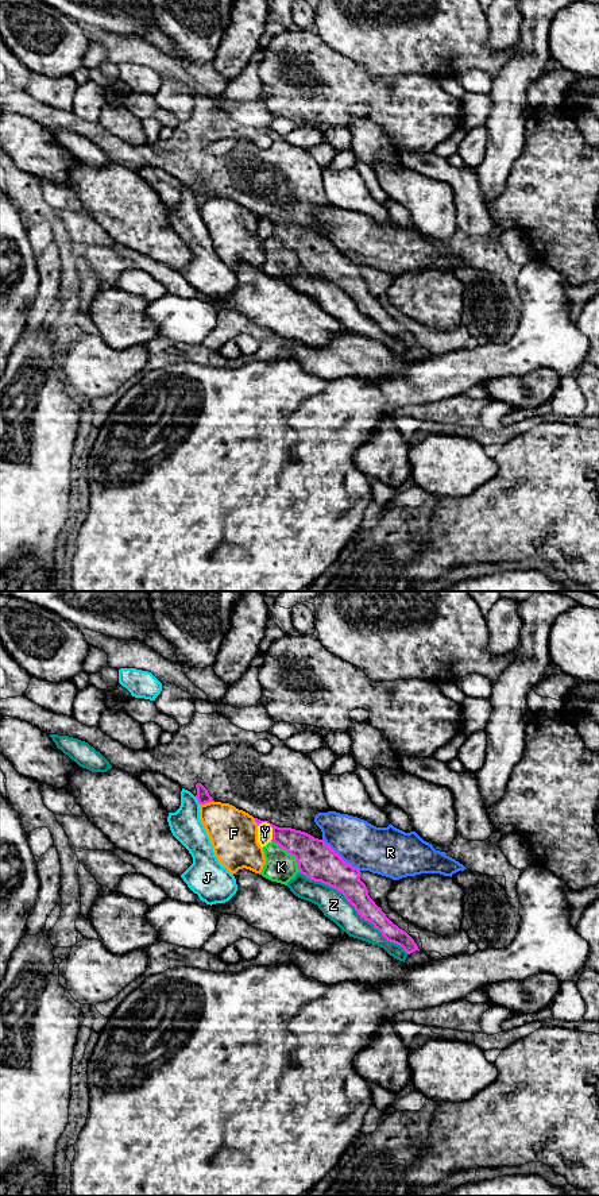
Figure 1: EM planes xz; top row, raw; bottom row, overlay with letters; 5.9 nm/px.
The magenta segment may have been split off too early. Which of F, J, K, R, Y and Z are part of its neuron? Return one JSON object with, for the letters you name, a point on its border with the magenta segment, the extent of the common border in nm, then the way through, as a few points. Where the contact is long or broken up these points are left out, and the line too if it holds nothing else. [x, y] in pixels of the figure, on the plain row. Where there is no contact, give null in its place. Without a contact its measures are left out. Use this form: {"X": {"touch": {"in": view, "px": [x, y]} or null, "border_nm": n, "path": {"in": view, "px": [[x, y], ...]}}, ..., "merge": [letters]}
{"merge": []}

